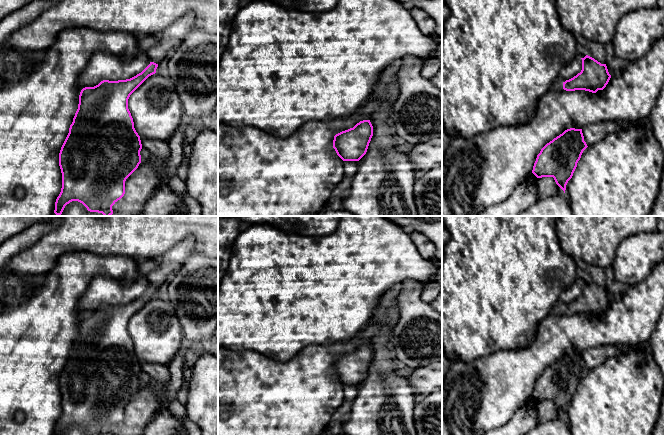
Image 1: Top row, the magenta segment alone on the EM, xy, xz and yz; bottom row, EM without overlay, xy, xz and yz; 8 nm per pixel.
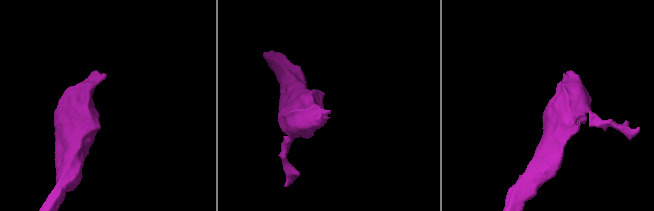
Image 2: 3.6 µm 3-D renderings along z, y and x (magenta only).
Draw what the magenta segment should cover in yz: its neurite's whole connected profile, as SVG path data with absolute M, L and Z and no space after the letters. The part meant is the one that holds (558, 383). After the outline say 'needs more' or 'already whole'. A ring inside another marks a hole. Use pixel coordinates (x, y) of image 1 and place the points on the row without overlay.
M567 353L541 373L532 397L537 402L553 401L565 417L566 409L587 371L582 353Z; already whole

